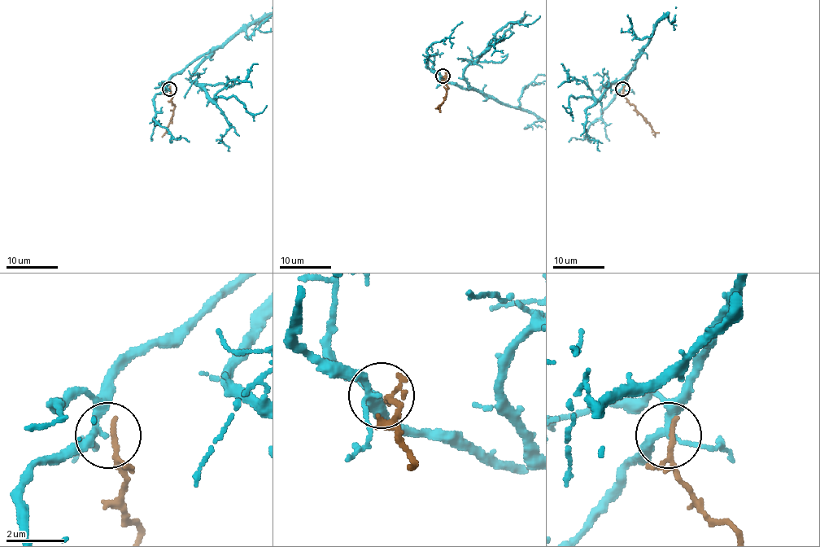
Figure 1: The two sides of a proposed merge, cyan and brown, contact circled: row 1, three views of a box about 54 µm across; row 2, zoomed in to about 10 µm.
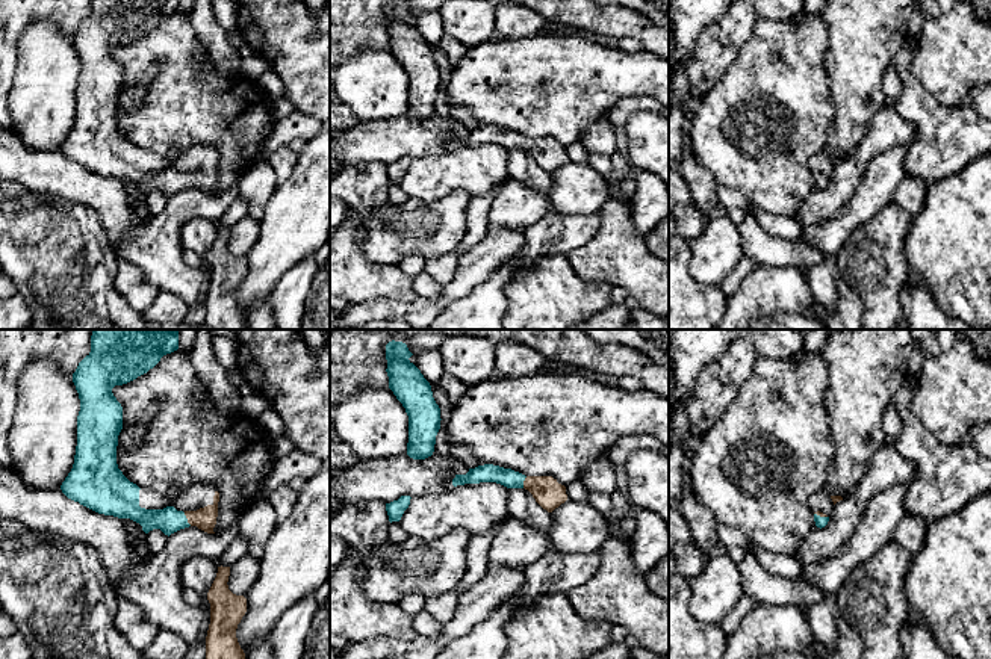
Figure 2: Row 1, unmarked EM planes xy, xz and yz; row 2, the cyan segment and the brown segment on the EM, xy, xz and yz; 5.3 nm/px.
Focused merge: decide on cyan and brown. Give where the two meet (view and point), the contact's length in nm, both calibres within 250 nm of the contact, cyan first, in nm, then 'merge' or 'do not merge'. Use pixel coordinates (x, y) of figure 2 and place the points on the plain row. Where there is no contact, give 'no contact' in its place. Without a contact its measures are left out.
xy (186, 180) | 80 nm | 140/120 nm | merge

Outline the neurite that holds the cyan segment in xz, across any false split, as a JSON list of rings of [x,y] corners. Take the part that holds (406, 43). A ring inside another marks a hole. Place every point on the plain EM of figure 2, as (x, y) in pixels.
[[[392,2],[386,6],[389,50],[409,77],[407,116],[413,121],[425,121],[434,113],[442,80],[431,47],[409,21],[412,17],[402,3]]]

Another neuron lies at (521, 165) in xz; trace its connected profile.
[[[510,150],[507,159],[508,178],[525,183],[534,190],[549,196],[552,189],[551,174],[543,171],[525,150]]]

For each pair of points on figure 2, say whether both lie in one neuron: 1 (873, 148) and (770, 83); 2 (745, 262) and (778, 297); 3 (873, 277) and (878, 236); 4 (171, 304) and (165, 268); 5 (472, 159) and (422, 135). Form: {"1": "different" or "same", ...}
{"1": "different", "2": "different", "3": "same", "4": "different", "5": "different"}

